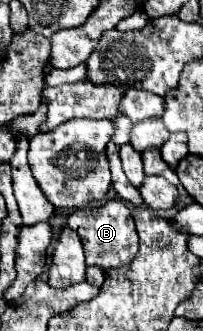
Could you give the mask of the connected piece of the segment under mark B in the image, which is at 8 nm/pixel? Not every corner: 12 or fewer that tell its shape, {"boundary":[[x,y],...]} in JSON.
{"boundary":[[120,199],[80,207],[68,225],[86,265],[104,271],[138,253],[130,209]]}

